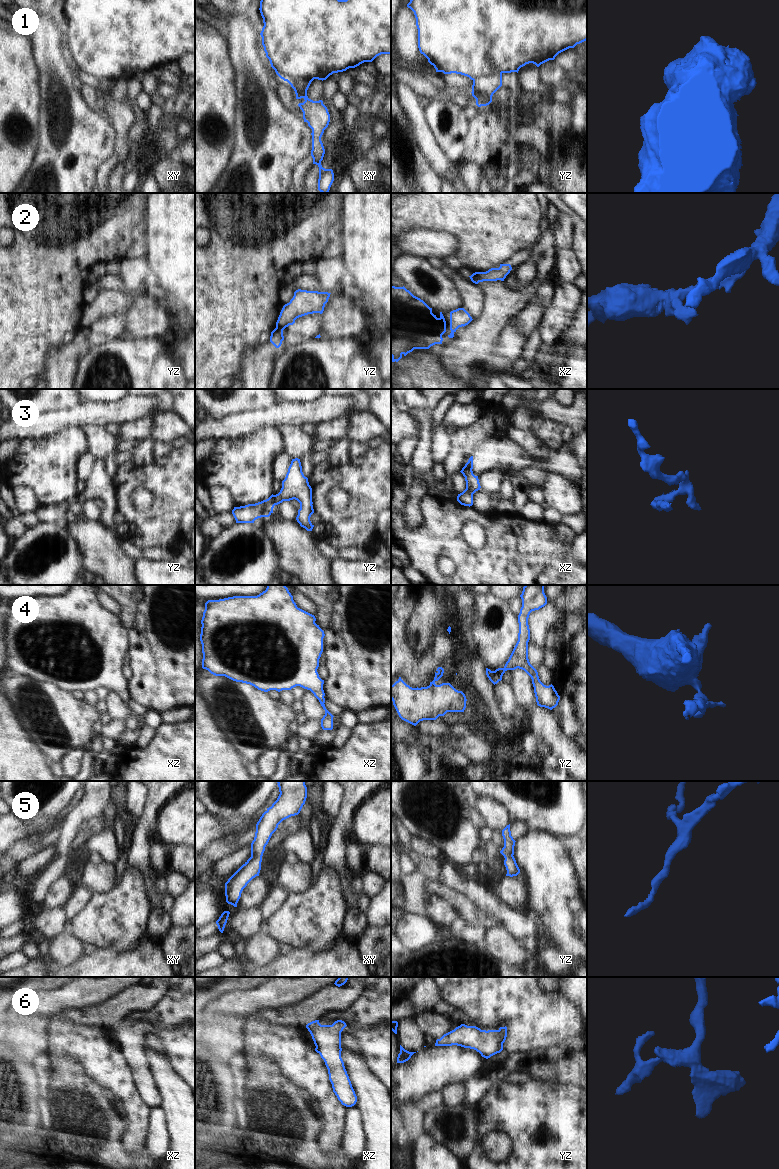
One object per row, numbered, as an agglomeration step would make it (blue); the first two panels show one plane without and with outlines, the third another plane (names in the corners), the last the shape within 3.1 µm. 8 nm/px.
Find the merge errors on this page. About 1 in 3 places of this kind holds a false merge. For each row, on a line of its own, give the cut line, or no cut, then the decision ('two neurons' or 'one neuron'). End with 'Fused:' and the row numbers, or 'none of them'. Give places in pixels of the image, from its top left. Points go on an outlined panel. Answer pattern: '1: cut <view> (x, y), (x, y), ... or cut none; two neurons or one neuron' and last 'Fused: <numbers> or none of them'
1: cut yz (501, 72), (492, 72), (473, 80); two neurons
2: cut yz (276, 326), (282, 330); two neurons
3: cut yz (273, 495), (275, 504); two neurons
4: cut none; one neuron
5: cut none; one neuron
6: cut none; one neuron
Fused: 1, 2, 3

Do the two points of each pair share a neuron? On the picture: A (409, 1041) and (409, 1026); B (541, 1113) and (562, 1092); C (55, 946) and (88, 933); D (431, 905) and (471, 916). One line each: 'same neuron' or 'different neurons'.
A: same neuron
B: same neuron
C: different neurons
D: different neurons

